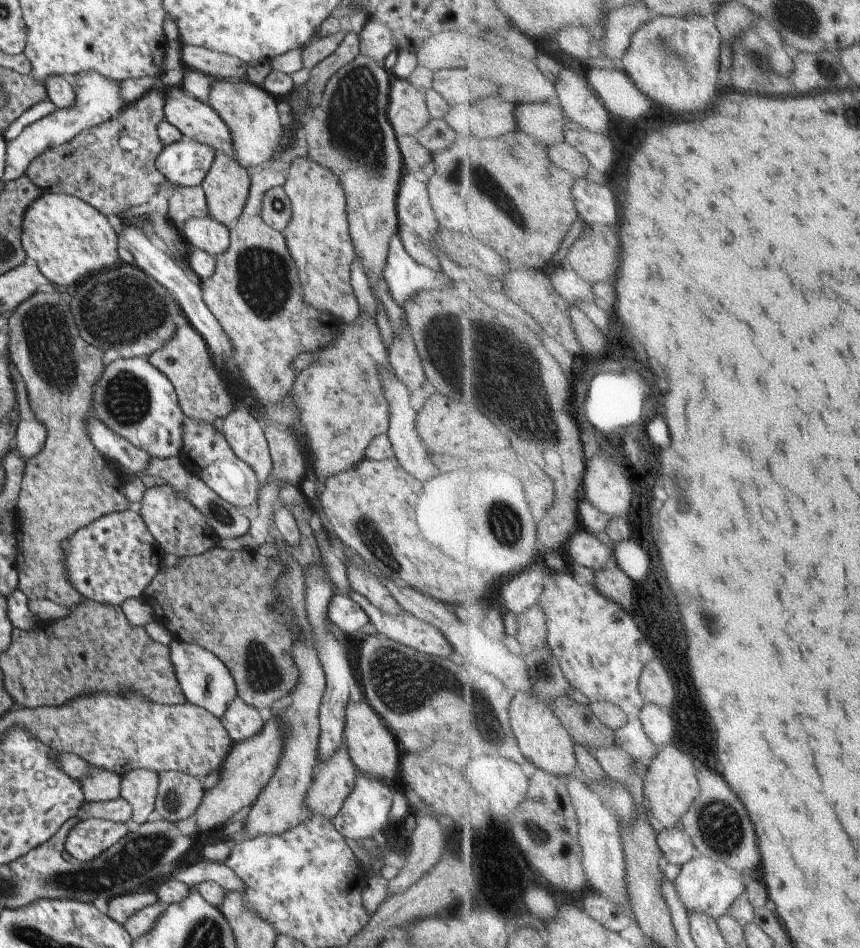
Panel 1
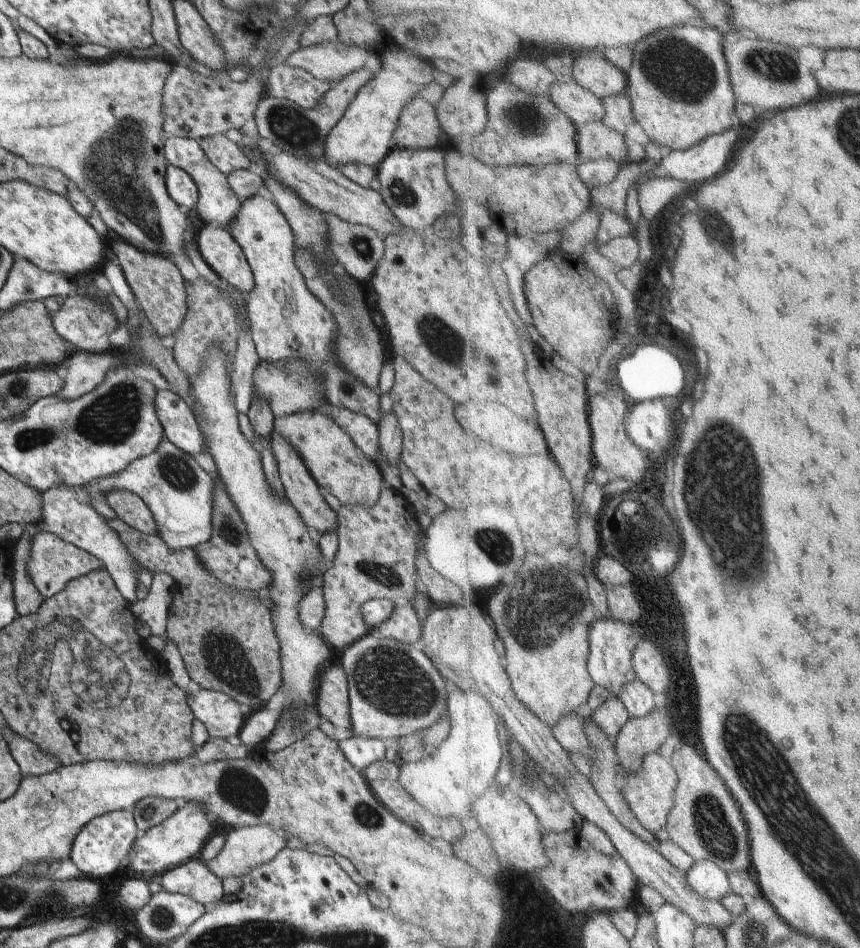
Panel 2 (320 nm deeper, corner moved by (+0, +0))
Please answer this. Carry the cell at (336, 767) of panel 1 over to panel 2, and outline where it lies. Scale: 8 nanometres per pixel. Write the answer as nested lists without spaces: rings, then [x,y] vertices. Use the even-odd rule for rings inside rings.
[[[235,827],[225,836],[218,855],[208,860],[205,866],[220,882],[229,877],[241,878],[252,868],[271,860],[276,852],[285,847],[286,841],[285,831],[281,833],[280,831],[274,831],[271,827]]]

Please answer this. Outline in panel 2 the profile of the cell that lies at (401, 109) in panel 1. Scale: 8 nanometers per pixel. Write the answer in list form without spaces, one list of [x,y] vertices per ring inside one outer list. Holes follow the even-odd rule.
[[[421,96],[407,103],[393,131],[393,149],[435,149],[444,146],[435,108]]]

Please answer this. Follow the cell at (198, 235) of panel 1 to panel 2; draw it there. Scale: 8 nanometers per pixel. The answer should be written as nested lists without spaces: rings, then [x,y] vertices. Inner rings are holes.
[[[164,136],[163,142],[164,157],[168,164],[184,170],[197,187],[198,199],[193,208],[197,211],[197,216],[199,216],[205,225],[227,226],[239,208],[241,200],[230,190],[230,186],[226,181],[226,175],[221,173],[219,169],[216,169],[208,161],[198,141],[181,137]]]

